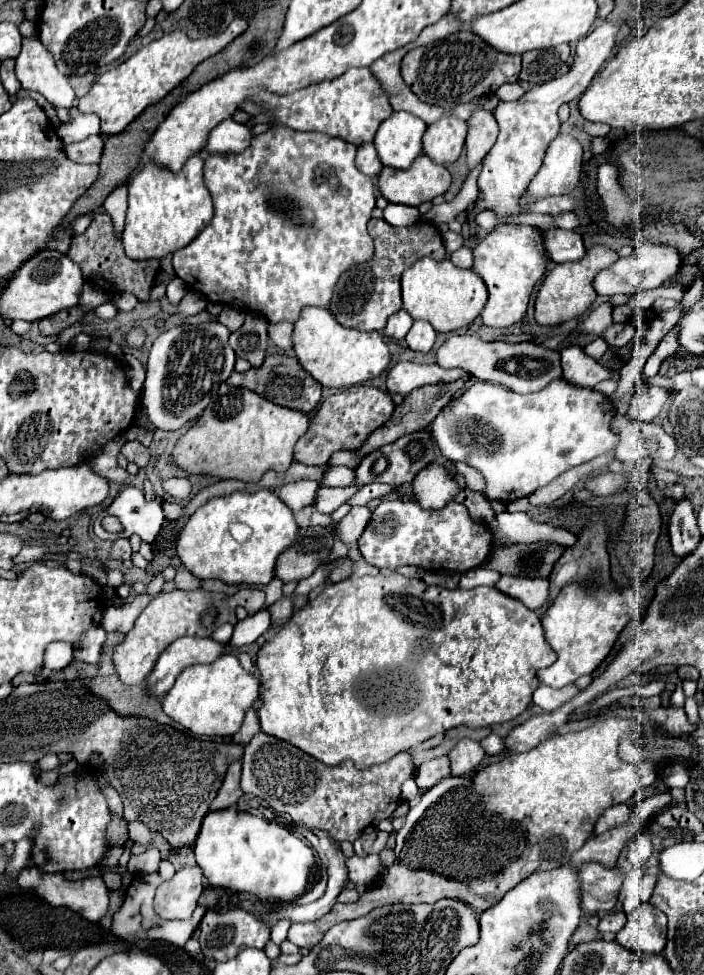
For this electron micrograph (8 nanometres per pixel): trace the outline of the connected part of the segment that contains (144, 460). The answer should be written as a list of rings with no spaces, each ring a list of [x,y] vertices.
[[[133,440],[133,442],[127,442],[123,448],[121,448],[121,454],[129,460],[129,462],[135,462],[139,468],[145,468],[149,462],[151,462],[151,452],[149,448],[145,448],[141,442]]]

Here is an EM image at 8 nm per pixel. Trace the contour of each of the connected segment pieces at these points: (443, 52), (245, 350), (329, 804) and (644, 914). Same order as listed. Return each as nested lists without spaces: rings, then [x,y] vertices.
[[[461,30],[443,40],[413,48],[405,54],[401,62],[401,76],[405,84],[423,102],[439,104],[445,108],[465,104],[475,96],[491,94],[501,84],[517,82],[519,72],[521,72],[521,56],[501,54],[491,46],[487,46],[479,36],[471,34],[469,30]]]
[[[247,312],[245,324],[231,334],[229,344],[237,358],[245,358],[253,368],[259,368],[267,356],[267,318]]]
[[[265,732],[251,738],[241,762],[241,788],[245,794],[259,798],[277,814],[289,814],[295,824],[329,832],[337,842],[355,842],[363,832],[377,828],[379,820],[389,818],[397,804],[401,804],[401,800],[397,802],[401,784],[411,778],[415,770],[409,752],[399,752],[391,760],[365,770],[355,768],[351,762],[325,766],[293,744],[281,742]]]
[[[641,904],[627,914],[627,924],[617,932],[617,942],[637,950],[661,954],[667,934],[667,916],[651,904]]]

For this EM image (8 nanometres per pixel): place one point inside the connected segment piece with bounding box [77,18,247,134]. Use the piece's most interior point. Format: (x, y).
(119, 96)

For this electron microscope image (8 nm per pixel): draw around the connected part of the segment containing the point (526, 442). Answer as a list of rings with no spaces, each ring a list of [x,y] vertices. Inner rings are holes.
[[[551,380],[543,390],[517,394],[501,384],[475,382],[461,398],[451,400],[431,422],[431,434],[441,454],[451,462],[465,462],[479,470],[485,478],[483,496],[503,504],[531,496],[535,490],[551,484],[565,470],[593,460],[595,456],[613,452],[621,438],[611,430],[615,406],[597,390],[577,388],[565,380]]]

